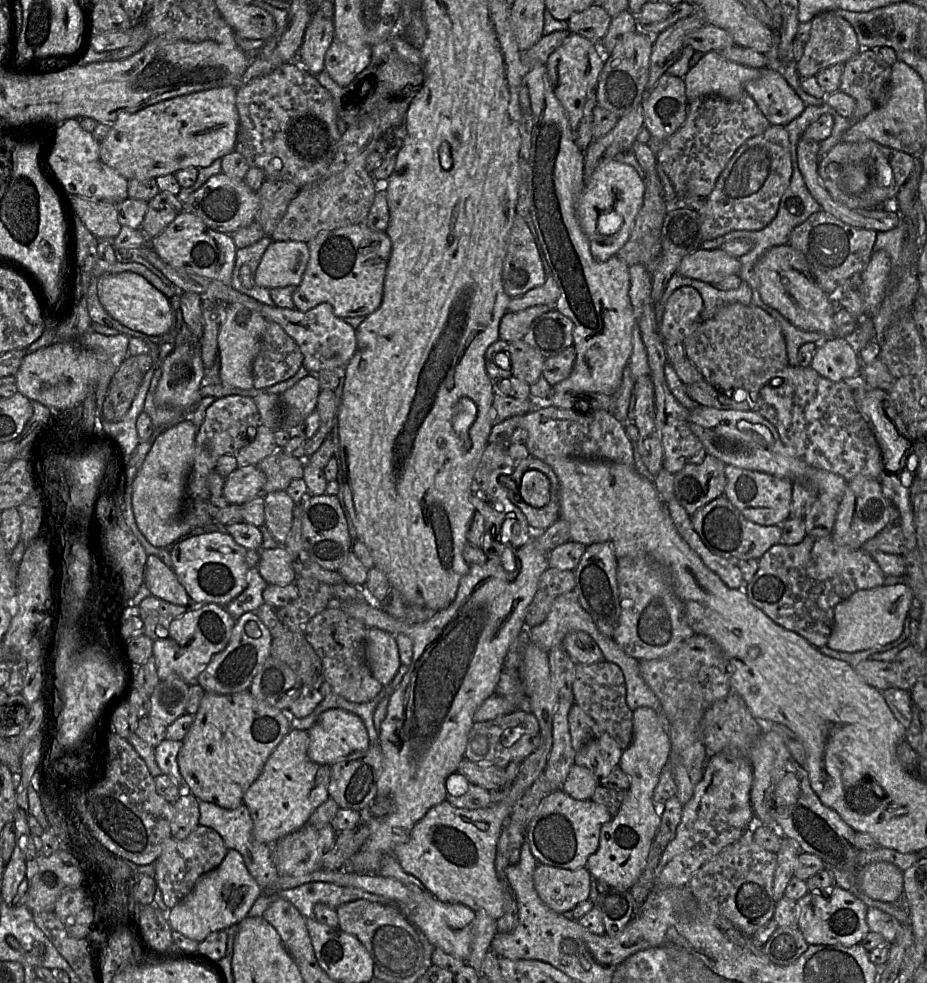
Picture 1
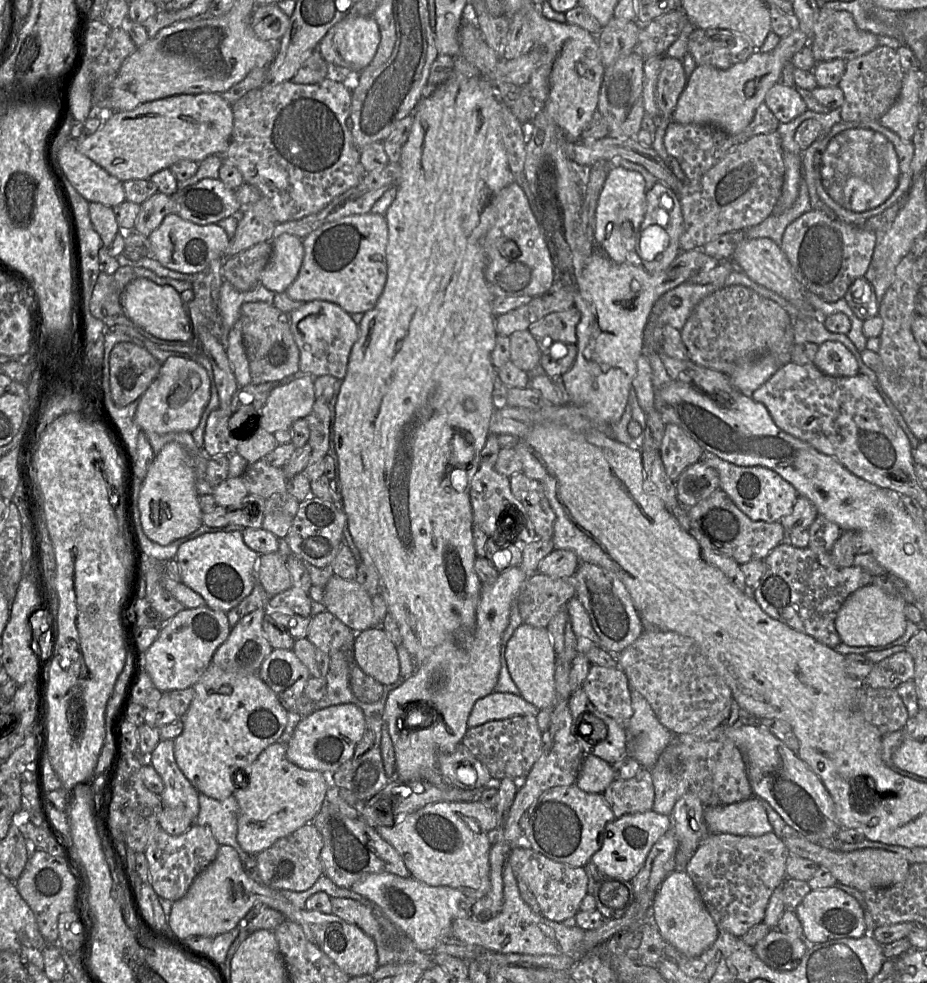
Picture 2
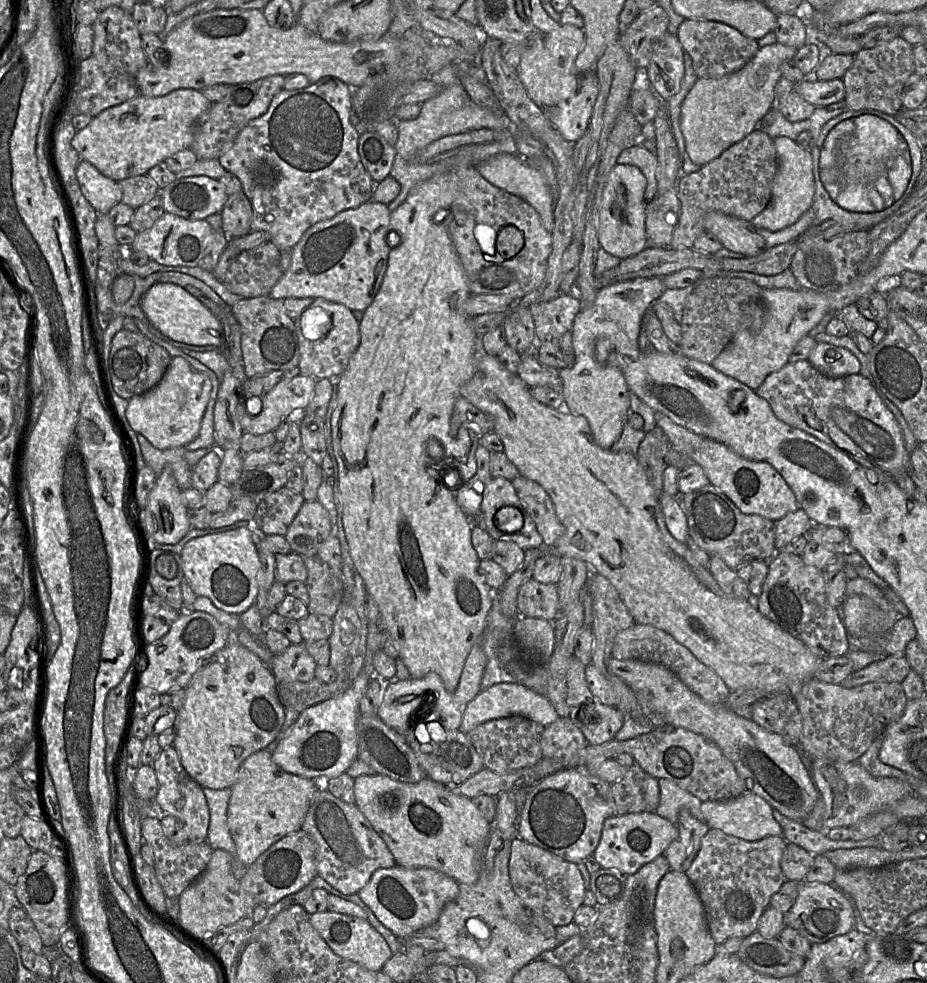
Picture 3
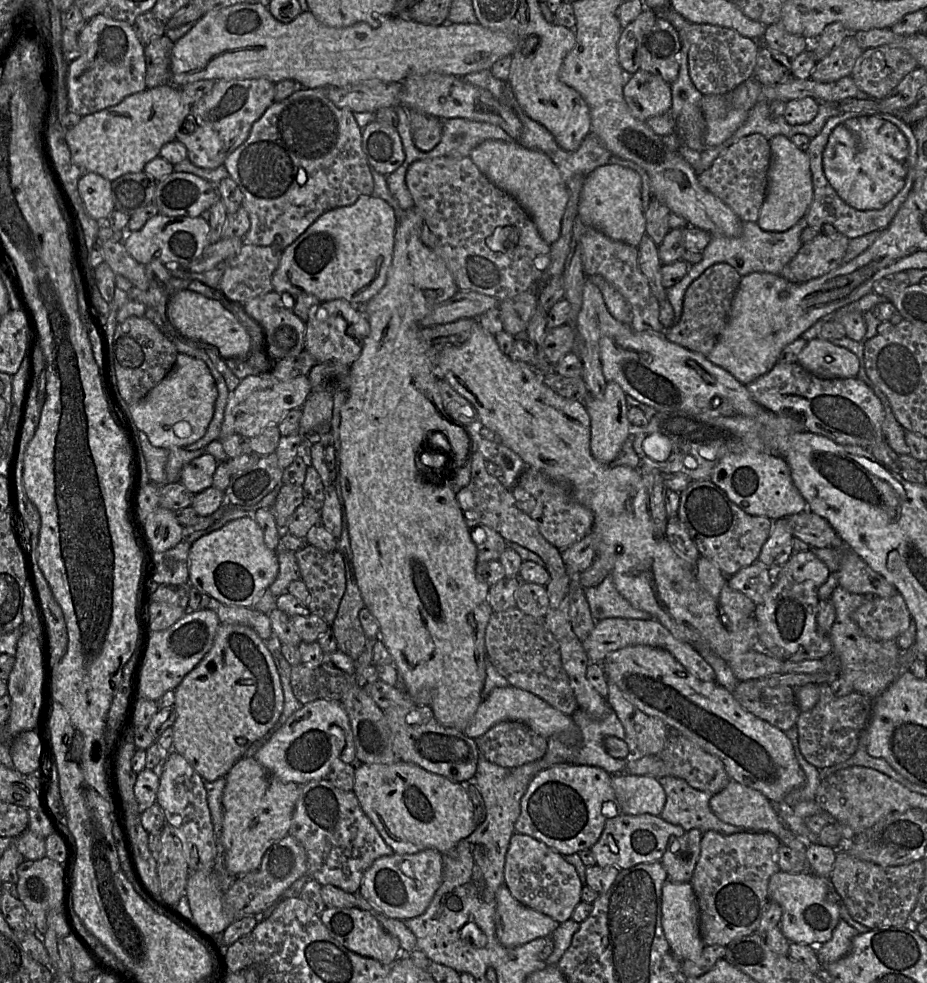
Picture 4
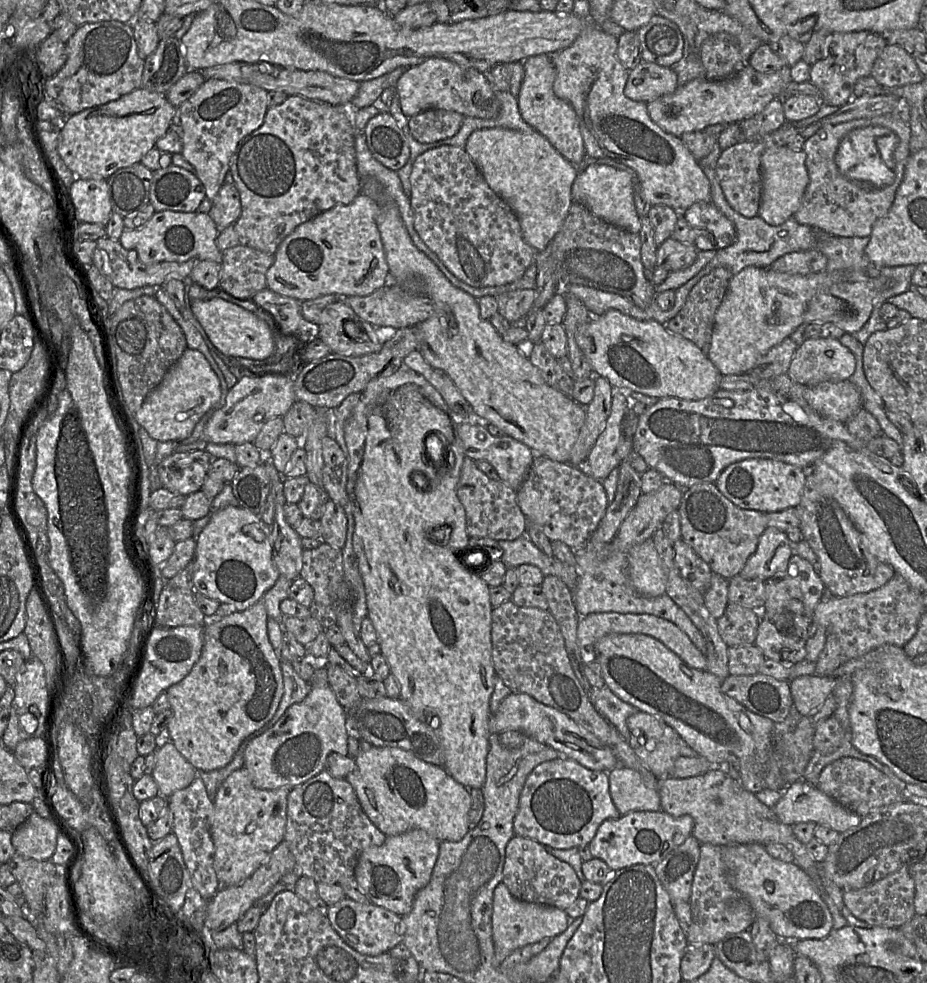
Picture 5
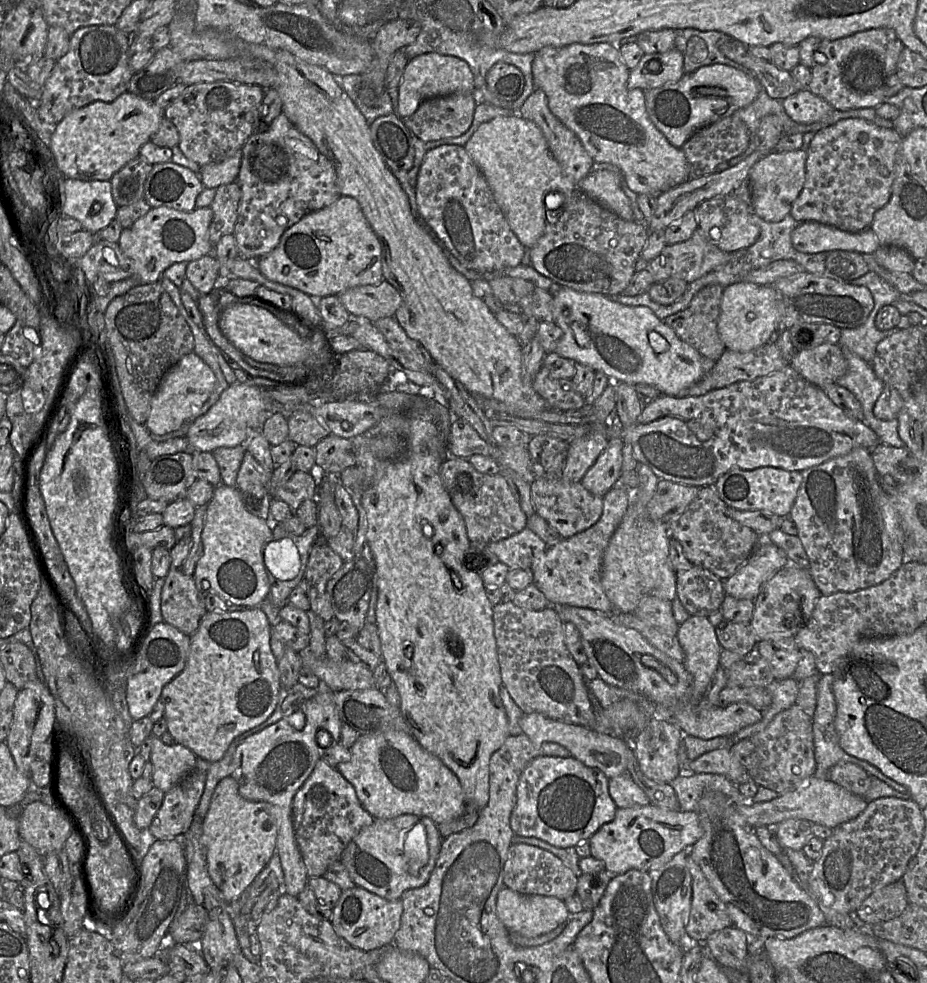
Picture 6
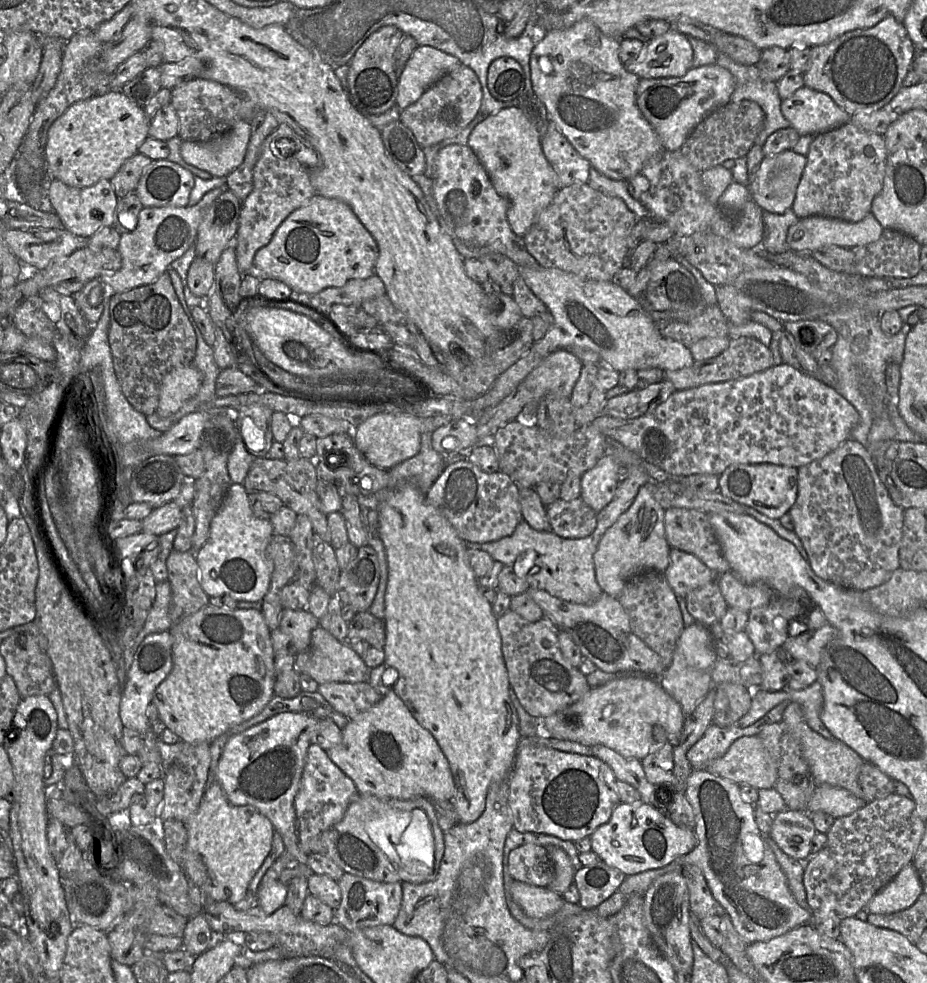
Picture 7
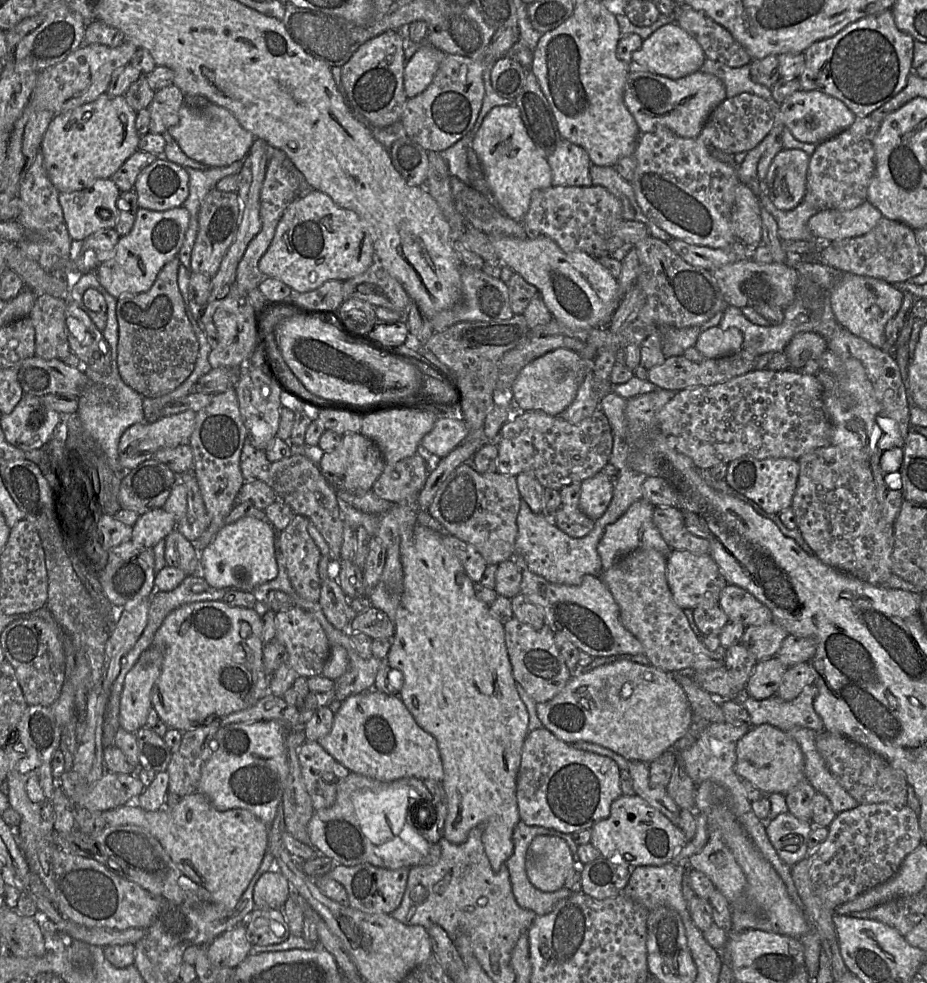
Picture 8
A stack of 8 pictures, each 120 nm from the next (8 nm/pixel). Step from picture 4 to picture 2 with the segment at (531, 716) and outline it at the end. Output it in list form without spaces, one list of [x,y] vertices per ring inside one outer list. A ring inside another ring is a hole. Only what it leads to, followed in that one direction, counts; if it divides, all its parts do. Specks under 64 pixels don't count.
[[[493,691],[478,699],[468,717],[468,728],[493,720],[506,719],[518,715],[537,716],[539,709],[527,702],[521,695]]]

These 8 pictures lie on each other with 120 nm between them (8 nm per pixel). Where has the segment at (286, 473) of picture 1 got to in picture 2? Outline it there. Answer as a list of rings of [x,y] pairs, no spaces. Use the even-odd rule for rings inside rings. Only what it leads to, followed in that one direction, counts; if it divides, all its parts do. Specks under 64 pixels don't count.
[[[265,459],[248,464],[242,477],[248,493],[264,499],[287,491],[289,481],[282,467],[271,466]]]

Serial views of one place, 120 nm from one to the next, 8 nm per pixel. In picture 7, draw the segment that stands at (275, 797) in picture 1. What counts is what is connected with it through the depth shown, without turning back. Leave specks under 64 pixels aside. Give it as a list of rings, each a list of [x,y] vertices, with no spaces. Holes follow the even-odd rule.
[[[219,783],[205,790],[201,803],[185,823],[188,840],[182,869],[189,880],[214,901],[234,905],[242,900],[248,885],[268,856],[275,832],[271,821],[251,805],[229,803]]]

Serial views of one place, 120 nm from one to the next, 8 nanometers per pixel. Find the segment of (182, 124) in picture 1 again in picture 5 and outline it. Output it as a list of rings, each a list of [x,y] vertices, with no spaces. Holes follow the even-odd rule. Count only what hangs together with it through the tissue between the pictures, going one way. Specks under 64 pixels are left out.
[[[138,88],[115,101],[85,109],[73,114],[61,123],[58,153],[76,178],[107,180],[119,169],[141,162],[142,157],[155,147],[156,141],[171,129],[176,108],[165,94]]]

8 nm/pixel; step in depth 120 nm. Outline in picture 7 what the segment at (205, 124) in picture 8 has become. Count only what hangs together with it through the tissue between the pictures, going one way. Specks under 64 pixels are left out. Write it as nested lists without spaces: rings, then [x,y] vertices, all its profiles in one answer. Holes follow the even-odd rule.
[[[240,119],[229,131],[214,137],[210,141],[182,141],[180,153],[186,163],[210,173],[212,177],[227,177],[233,170],[243,163],[250,136],[250,121]]]

